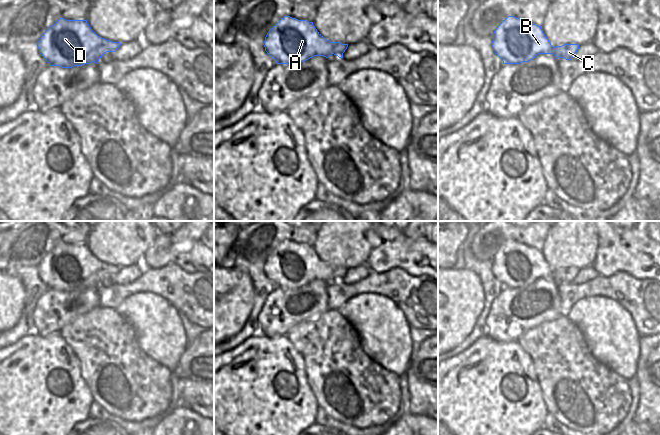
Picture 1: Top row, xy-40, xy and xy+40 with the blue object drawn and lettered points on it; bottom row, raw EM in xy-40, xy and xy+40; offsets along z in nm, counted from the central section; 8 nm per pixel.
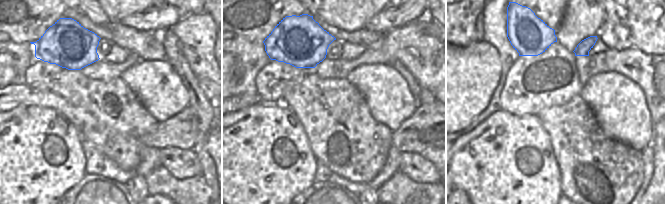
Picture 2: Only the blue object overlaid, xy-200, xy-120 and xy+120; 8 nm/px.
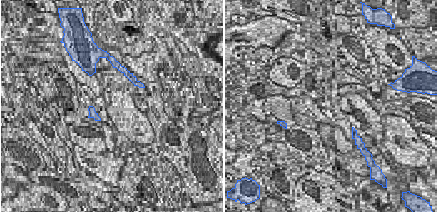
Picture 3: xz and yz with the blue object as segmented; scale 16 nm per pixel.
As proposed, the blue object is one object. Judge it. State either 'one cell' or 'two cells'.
one cell

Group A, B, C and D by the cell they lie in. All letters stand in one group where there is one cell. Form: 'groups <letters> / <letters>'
groups A B C D

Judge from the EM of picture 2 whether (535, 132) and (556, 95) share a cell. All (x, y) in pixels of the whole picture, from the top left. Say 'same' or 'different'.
different

